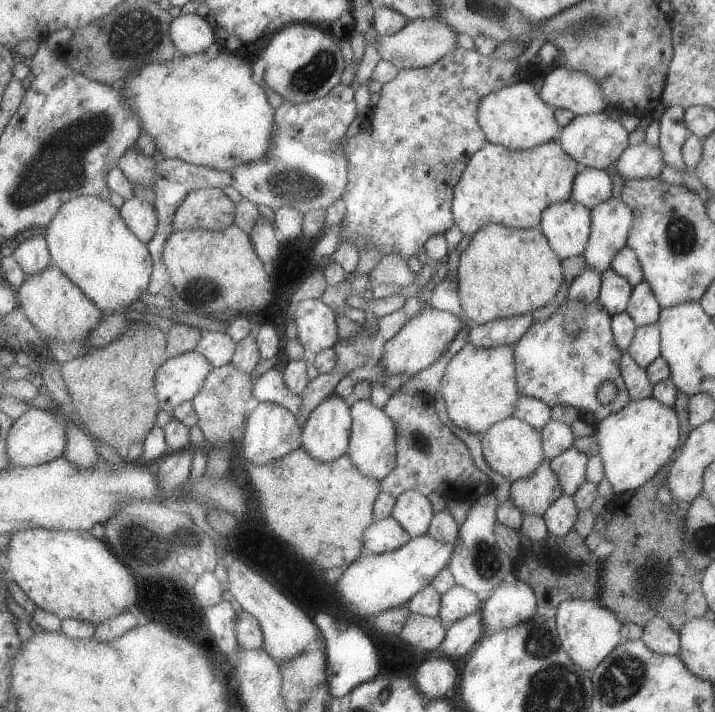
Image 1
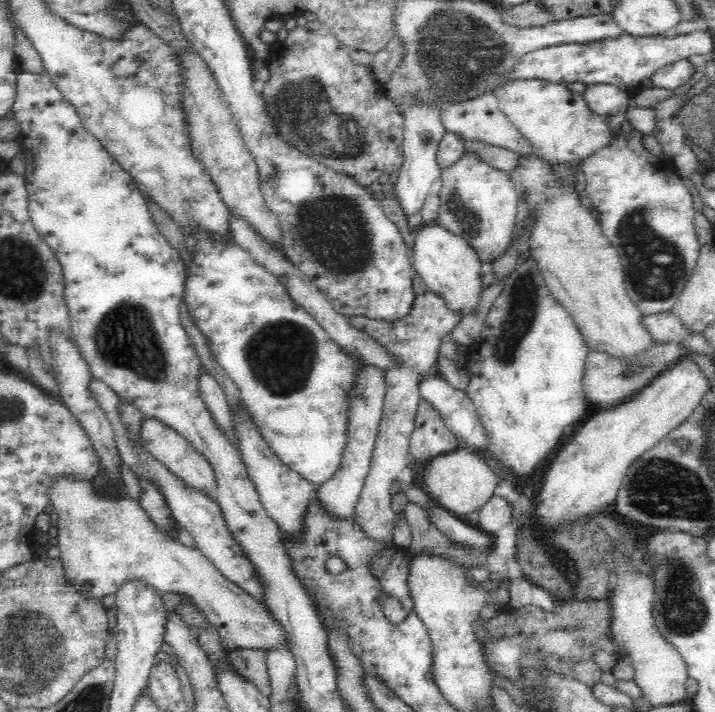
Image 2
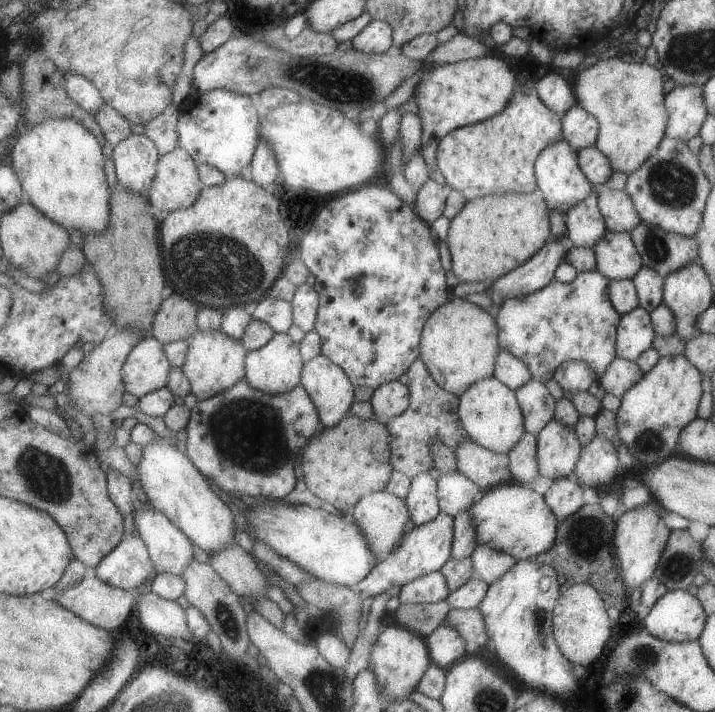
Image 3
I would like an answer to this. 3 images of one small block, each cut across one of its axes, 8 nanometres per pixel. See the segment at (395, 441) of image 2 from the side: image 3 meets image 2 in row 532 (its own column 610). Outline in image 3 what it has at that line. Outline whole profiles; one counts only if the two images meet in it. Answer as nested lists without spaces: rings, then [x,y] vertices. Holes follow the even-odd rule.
[[[615,357],[611,364],[606,368],[605,374],[598,378],[600,385],[605,393],[620,396],[637,384],[643,376],[642,370],[635,361]]]

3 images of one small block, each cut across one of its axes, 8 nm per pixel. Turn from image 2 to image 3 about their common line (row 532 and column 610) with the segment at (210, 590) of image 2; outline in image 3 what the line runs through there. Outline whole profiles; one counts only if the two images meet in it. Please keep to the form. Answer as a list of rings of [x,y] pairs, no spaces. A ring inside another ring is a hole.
[[[620,55],[591,60],[577,71],[575,100],[598,122],[595,148],[609,161],[613,172],[629,176],[645,162],[665,136],[667,112],[663,104],[665,78],[658,66],[647,65],[642,59],[625,63]]]

